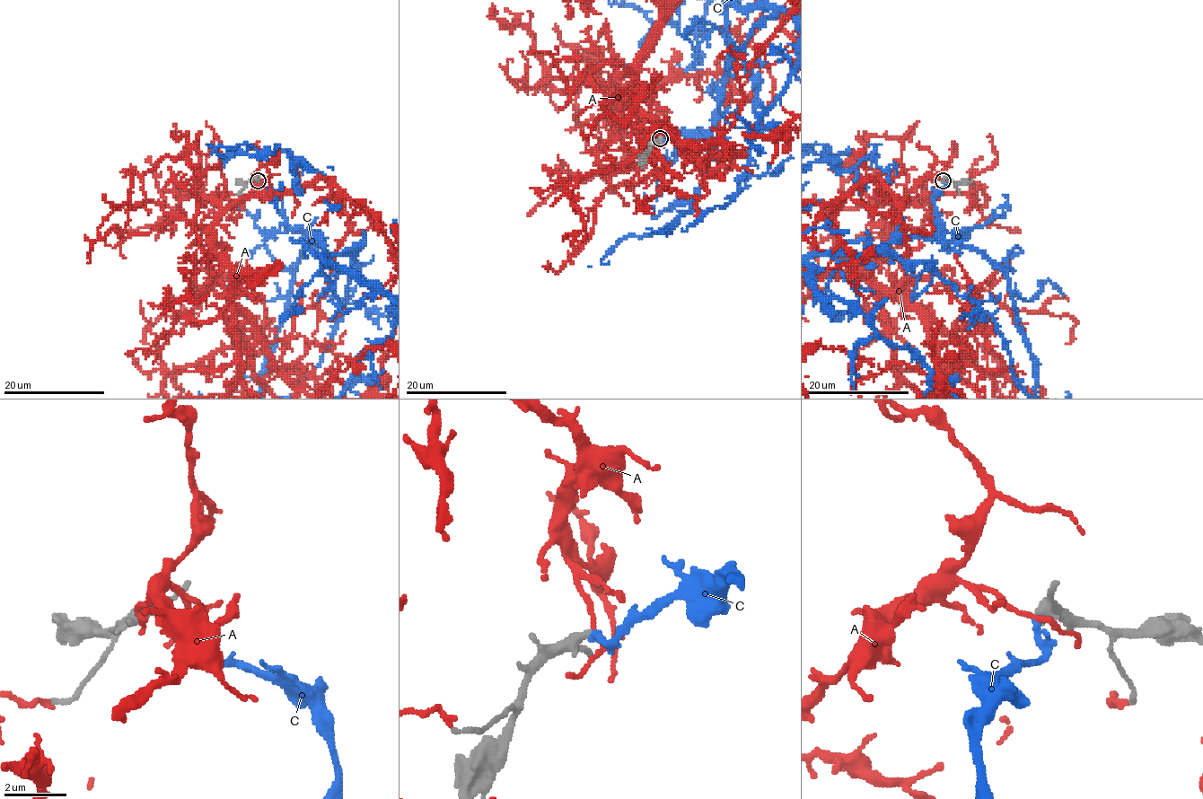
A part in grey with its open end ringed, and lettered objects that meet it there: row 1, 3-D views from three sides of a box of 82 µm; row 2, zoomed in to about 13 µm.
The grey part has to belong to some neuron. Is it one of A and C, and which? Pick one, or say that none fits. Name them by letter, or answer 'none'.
C

